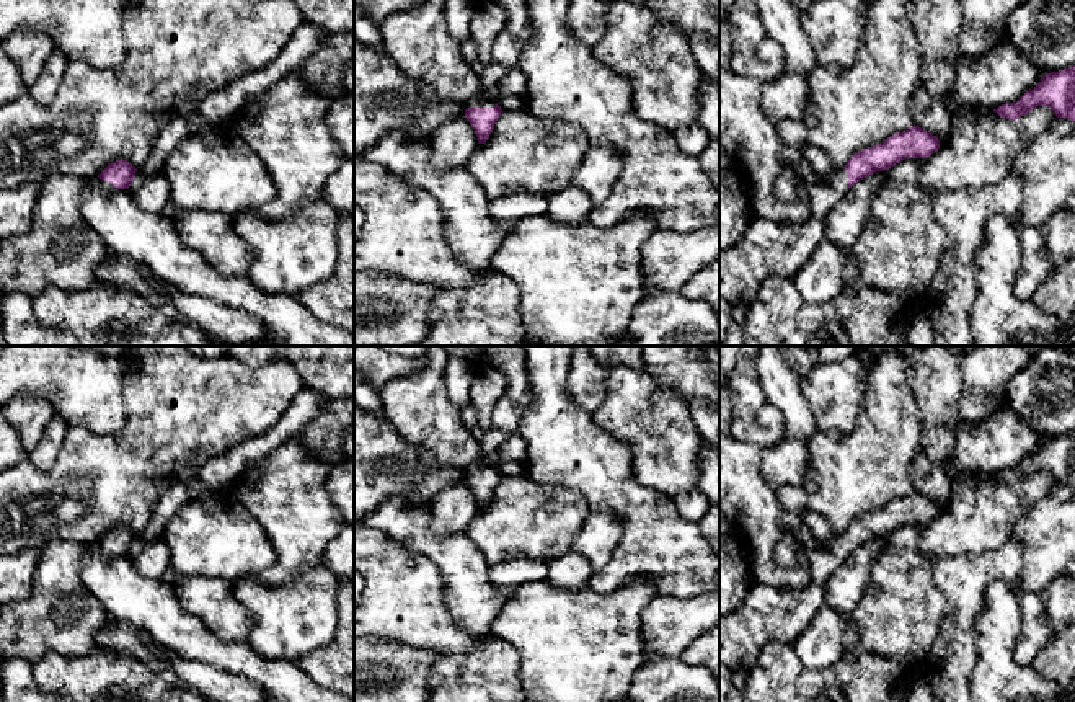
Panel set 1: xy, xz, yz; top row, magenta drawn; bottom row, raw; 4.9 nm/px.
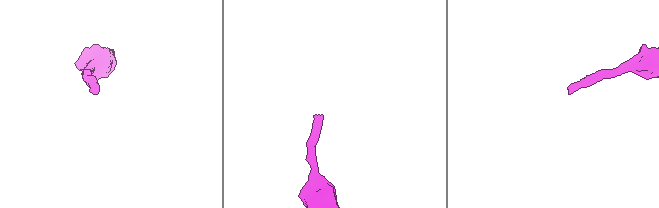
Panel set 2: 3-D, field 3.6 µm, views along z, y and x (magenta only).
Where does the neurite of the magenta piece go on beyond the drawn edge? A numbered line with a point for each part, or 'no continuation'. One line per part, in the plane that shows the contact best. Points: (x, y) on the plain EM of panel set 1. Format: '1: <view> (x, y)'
1: xz (478, 467)

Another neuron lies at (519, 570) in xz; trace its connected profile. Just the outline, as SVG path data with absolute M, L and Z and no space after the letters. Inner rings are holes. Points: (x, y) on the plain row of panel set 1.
M512 557L506 563L489 566L489 581L496 588L515 588L546 580L548 568L543 560Z

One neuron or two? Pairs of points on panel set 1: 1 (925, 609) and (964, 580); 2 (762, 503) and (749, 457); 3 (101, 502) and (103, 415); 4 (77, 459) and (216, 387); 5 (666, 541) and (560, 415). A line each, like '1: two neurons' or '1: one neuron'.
1: two neurons
2: one neuron
3: two neurons
4: one neuron
5: one neuron

